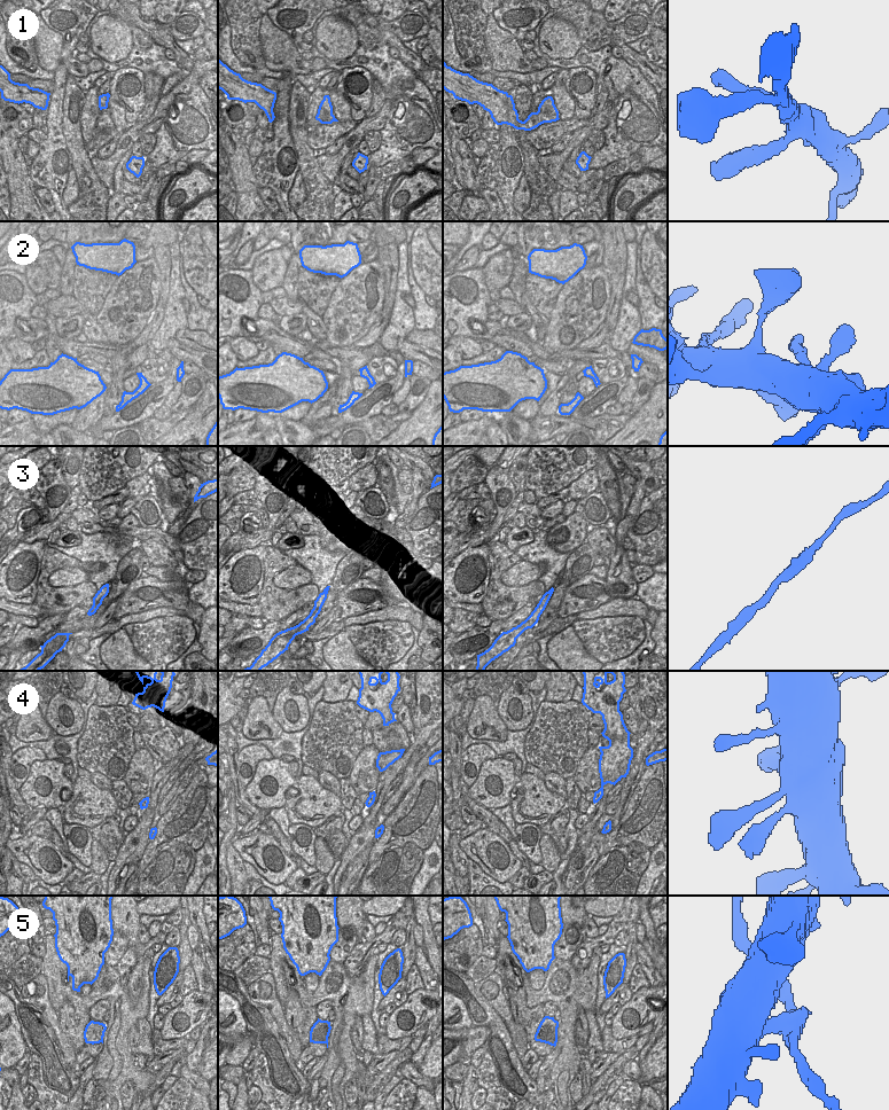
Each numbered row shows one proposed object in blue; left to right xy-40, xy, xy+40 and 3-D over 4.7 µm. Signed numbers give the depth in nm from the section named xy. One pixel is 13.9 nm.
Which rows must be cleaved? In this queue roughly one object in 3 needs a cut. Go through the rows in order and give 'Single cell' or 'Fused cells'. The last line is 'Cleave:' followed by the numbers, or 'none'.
1: Single cell
2: Single cell
3: Single cell
4: Single cell
5: Fused cells
Cleave: 5.

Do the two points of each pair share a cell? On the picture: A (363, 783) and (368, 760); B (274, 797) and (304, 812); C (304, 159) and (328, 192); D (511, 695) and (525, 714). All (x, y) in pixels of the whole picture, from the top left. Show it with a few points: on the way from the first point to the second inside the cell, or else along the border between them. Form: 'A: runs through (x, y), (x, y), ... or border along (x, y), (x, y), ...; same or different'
A: runs through (364, 778), (365, 766); same
B: border along (287, 799), (283, 806); different
C: runs through (309, 167), (311, 174), (320, 184); same
D: runs through (511, 701), (520, 711); same

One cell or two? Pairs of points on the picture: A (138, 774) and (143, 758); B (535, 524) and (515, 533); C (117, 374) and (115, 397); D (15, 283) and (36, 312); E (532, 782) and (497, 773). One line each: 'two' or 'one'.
A: one
B: two
C: one
D: two
E: two

